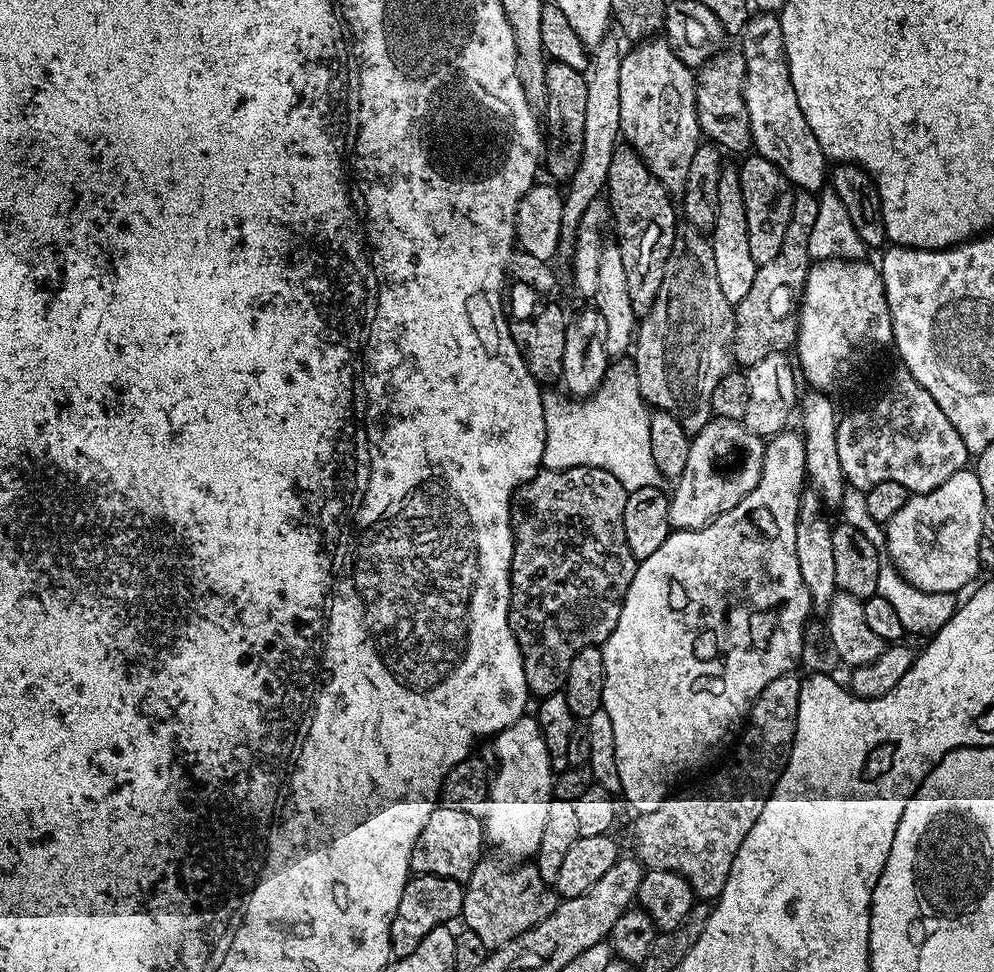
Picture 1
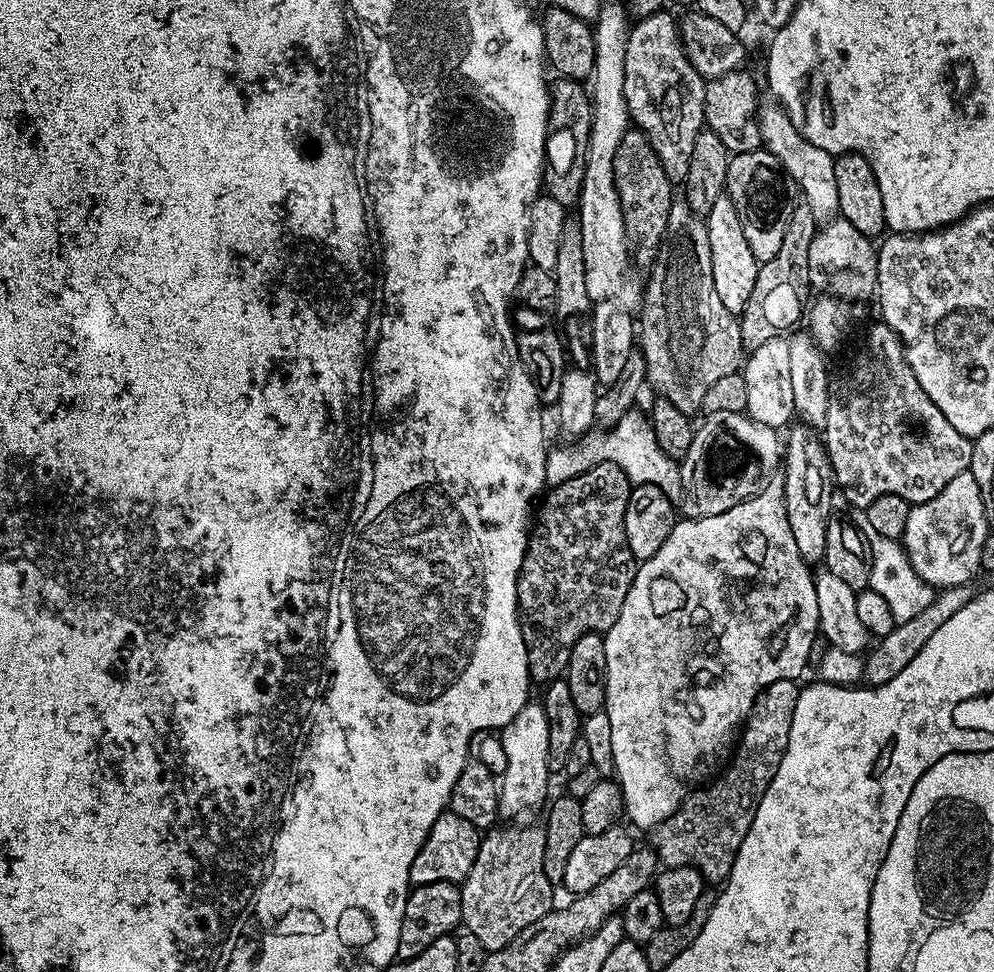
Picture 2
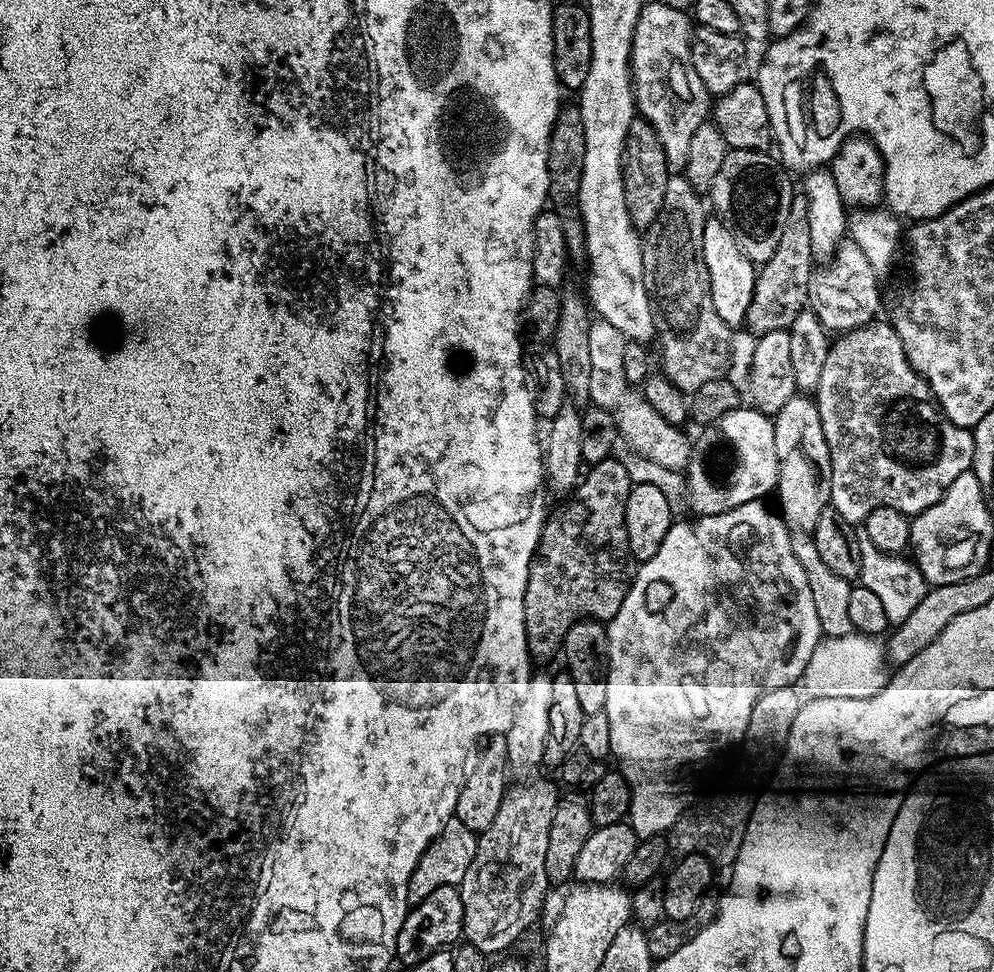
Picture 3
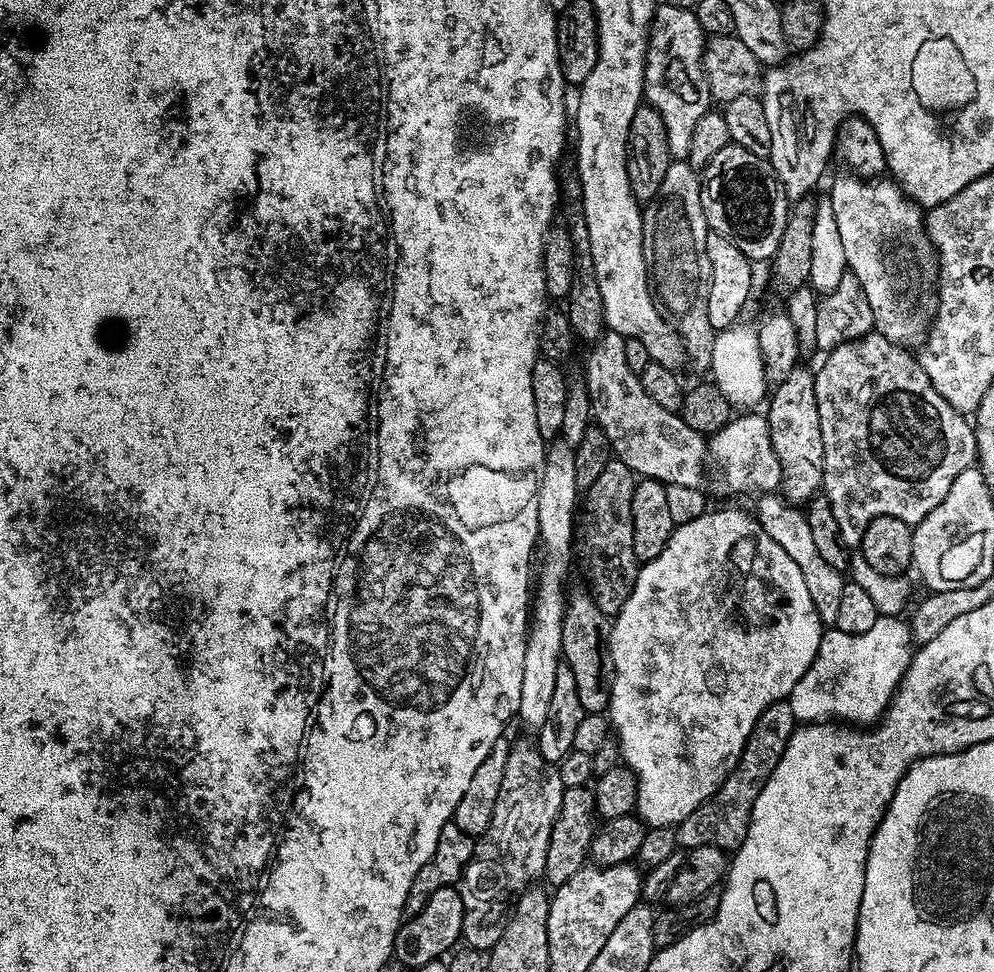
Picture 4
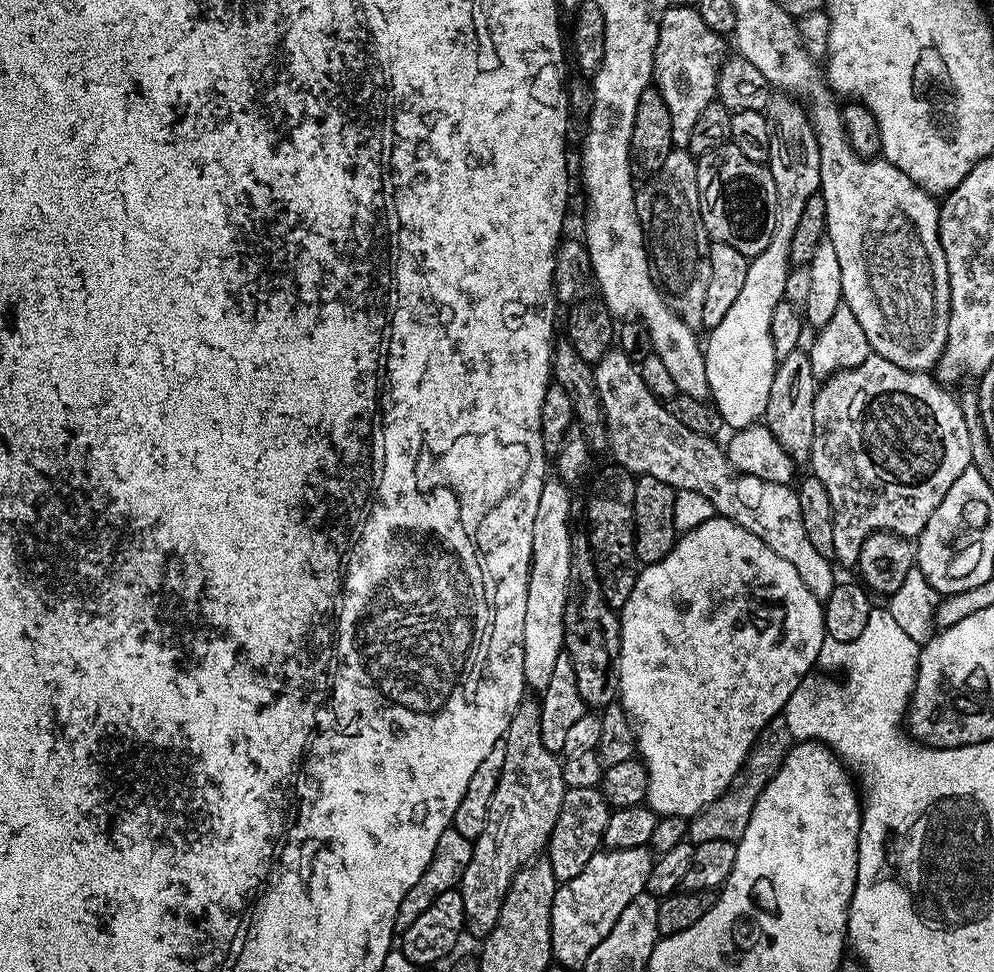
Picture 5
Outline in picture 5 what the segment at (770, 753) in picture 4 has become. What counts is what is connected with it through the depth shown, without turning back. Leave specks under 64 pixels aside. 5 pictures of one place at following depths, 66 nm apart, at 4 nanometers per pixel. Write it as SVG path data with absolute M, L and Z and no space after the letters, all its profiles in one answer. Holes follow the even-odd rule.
M783 715L775 716L770 722L766 722L757 734L746 762L740 768L739 777L733 779L727 790L714 802L710 802L710 806L706 806L697 816L688 820L687 839L695 845L723 840L739 842L742 834L746 834L746 826L750 826L750 814L754 814L754 806L758 798L762 798L762 790L766 790L770 778L778 774L793 743L790 726L786 726Z

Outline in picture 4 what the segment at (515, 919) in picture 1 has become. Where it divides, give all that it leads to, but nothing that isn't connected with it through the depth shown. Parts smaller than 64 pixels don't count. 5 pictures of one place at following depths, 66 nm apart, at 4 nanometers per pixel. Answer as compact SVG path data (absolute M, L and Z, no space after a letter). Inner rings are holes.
M513 743L509 747L502 790L498 790L498 802L494 802L494 818L476 840L472 860L458 885L464 911L460 934L467 947L494 947L510 905L525 888L543 877L546 846L550 846L550 830L554 818L558 818L564 789L559 767L546 762L535 743Z

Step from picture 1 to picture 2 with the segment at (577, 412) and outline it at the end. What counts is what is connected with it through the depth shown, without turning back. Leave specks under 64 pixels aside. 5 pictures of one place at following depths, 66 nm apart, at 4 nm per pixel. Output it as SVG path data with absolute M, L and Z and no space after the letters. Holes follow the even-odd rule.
M630 410L624 415L615 426L609 427L601 436L587 434L579 437L572 444L573 448L552 448L546 462L545 481L549 485L561 484L571 476L578 476L587 468L593 468L596 464L613 464L618 466L626 474L628 483L635 486L638 484L649 484L658 486L666 498L674 502L684 499L682 490L682 478L680 477L679 463L673 457L667 456L656 440L656 435L651 423L637 410Z

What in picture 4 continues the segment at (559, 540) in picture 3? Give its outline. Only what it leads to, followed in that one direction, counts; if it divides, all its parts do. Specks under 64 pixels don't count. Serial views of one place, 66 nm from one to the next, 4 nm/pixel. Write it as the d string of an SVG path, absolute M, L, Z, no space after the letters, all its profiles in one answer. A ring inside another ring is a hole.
M614 458L606 465L601 477L598 478L590 490L586 493L586 500L592 503L592 508L583 509L582 528L588 533L584 536L584 568L588 571L588 584L592 596L596 600L596 605L610 618L615 618L625 605L626 599L634 590L634 582L637 581L637 574L640 569L640 561L634 554L632 521L632 499L636 489L637 477L619 459Z

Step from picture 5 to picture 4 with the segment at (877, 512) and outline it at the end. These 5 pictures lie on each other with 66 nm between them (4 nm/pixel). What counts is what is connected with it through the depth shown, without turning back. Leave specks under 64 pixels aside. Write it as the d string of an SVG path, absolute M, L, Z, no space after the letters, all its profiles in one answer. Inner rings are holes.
M873 330L860 340L851 340L849 344L839 344L837 348L831 349L828 356L820 364L820 369L815 369L814 394L818 402L818 422L822 426L822 458L824 459L824 486L823 495L828 497L830 506L834 510L834 518L838 518L838 530L842 534L845 545L859 545L866 526L874 518L889 516L890 518L902 518L902 522L910 525L918 525L942 498L954 486L954 478L962 474L962 470L973 467L977 463L976 434L969 417L963 412L956 412L938 390L930 382L926 370L922 370L919 359L911 351L901 348L899 344L890 342L885 336Z

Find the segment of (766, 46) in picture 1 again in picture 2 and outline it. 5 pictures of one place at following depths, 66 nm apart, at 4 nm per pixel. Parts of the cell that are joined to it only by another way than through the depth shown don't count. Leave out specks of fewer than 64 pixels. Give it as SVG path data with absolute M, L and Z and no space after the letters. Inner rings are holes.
M761 103L758 109L760 118L760 139L763 147L768 149L774 158L788 172L799 195L810 202L810 211L814 213L817 225L823 226L839 213L838 181L834 178L834 157L831 152L814 146L800 131L797 121L785 112L779 103Z

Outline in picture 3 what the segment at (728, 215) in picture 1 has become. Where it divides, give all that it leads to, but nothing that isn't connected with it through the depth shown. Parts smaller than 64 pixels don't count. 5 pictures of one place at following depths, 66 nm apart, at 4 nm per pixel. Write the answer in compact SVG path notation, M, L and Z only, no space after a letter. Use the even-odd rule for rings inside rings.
M705 219L702 230L702 258L706 258L706 270L710 270L710 298L714 298L714 310L718 310L718 318L726 322L733 330L739 329L748 318L750 298L754 298L757 265L742 250L736 241L736 233L720 220Z

